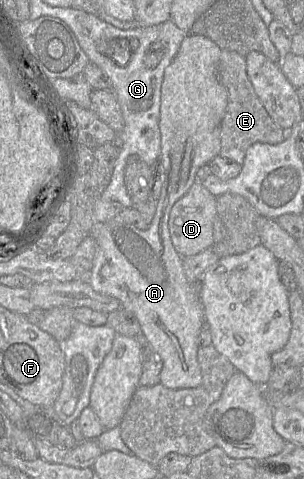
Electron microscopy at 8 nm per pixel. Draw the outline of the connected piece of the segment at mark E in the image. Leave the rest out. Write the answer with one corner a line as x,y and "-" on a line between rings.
221,50
218,63
218,80
228,93
227,108
220,124
221,149
219,155
242,165
247,149
252,144
276,145
285,140
287,131
273,121
253,89
247,76
244,56
233,51

